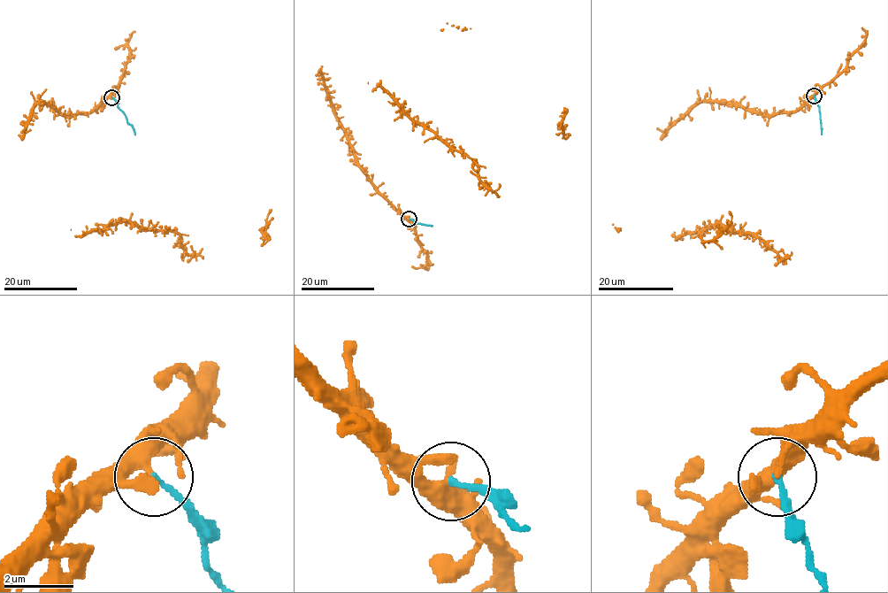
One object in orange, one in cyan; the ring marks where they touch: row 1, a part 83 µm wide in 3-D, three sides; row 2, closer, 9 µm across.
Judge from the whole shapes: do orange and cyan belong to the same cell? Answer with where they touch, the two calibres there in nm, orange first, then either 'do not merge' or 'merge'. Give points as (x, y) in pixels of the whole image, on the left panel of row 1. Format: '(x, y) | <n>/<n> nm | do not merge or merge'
(111, 97) | 320/160 nm | do not merge

